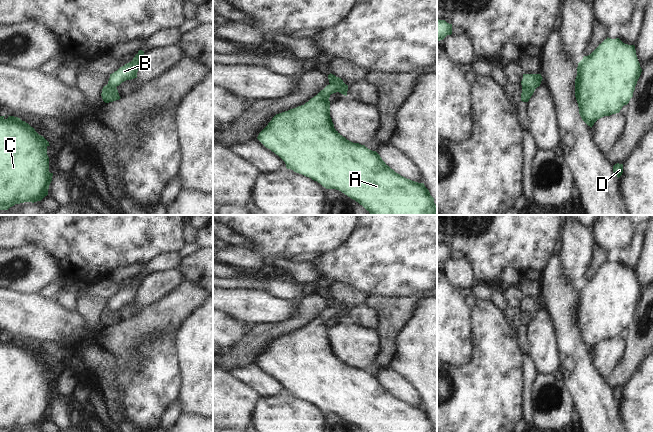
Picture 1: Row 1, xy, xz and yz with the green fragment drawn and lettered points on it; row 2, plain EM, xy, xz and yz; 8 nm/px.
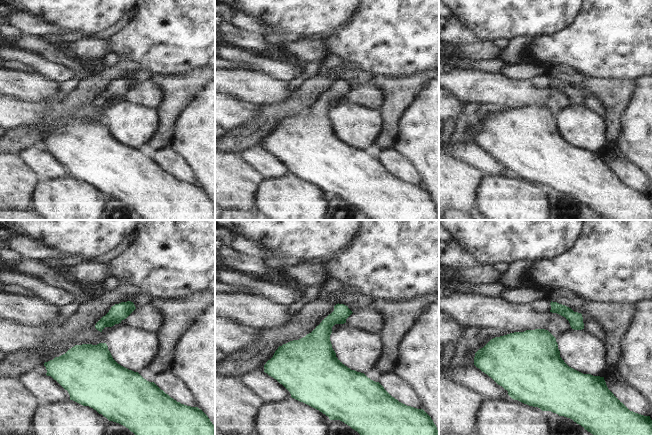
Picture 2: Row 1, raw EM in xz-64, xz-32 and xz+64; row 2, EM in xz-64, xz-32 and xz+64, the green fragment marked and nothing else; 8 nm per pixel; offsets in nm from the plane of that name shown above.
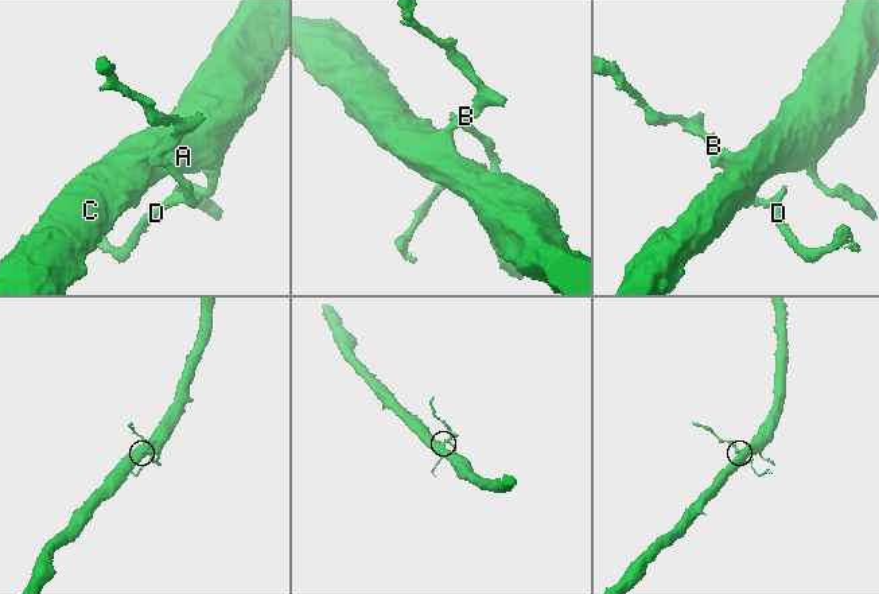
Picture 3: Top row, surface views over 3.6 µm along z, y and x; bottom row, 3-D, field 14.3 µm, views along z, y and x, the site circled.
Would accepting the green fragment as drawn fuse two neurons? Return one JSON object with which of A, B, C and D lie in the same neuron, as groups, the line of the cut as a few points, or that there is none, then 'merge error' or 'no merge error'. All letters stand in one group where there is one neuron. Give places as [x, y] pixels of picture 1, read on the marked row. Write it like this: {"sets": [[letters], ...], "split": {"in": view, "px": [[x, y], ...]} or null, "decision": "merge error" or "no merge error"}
{"sets": [["A", "B", "C"], ["D"]], "split": {"in": "yz", "px": [[522, 85], [530, 85], [535, 88]]}, "decision": "merge error"}

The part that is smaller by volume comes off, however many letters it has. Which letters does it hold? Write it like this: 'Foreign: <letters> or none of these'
Foreign: D

